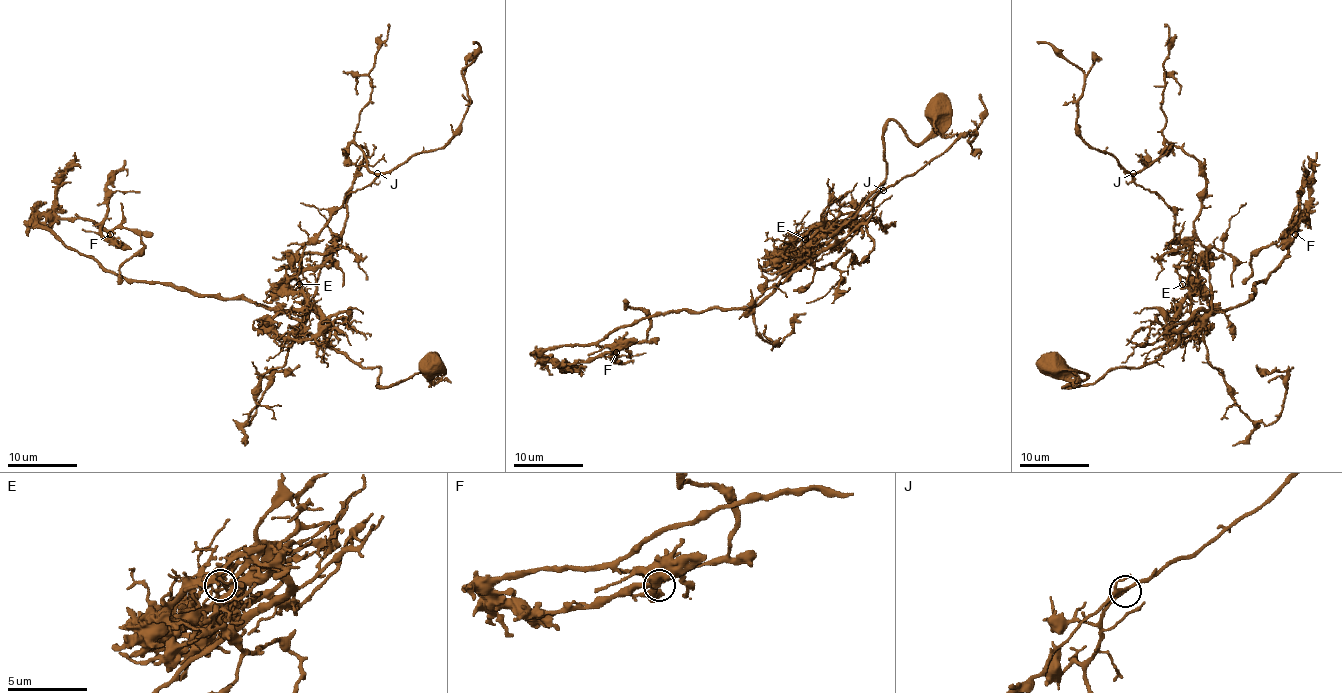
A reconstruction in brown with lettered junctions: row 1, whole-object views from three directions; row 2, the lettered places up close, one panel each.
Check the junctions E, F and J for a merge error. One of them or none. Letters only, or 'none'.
E

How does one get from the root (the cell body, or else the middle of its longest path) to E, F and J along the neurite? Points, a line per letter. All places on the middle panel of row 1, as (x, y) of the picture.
E: (937, 111), (939, 120), (920, 143), (889, 120), (882, 185), (852, 218), (829, 225), (808, 246), (805, 239)
F: (937, 111), (920, 143), (887, 122), (882, 185), (758, 303), (653, 314), (545, 354), (616, 352)
J: (937, 111), (920, 143), (889, 120), (882, 185), (805, 244), (805, 234), (840, 232), (883, 190)

